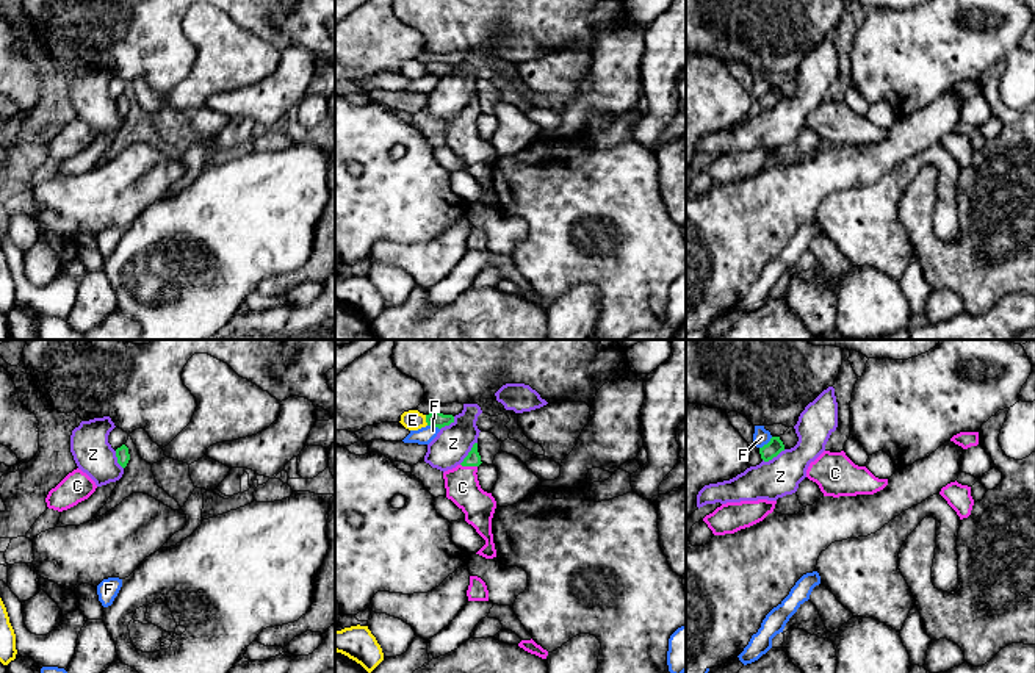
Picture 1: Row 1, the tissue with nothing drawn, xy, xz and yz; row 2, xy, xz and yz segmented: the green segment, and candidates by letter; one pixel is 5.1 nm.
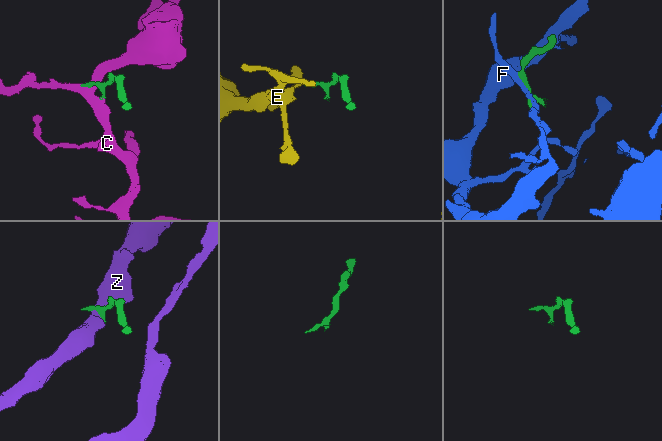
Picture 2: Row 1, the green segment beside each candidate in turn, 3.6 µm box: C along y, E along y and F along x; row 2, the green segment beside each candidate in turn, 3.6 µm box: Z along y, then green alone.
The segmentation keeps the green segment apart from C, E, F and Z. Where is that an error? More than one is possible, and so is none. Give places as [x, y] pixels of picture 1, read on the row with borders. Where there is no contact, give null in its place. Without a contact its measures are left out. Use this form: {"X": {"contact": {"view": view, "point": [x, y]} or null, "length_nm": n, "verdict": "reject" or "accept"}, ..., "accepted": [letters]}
{"C": {"contact": {"view": "xz", "point": [468, 465]}, "length_nm": 90, "verdict": "accept"}, "E": {"contact": {"view": "xz", "point": [426, 420]}, "length_nm": 60, "verdict": "reject"}, "F": {"contact": {"view": "yz", "point": [768, 443]}, "length_nm": 90, "verdict": "reject"}, "Z": {"contact": {"view": "xz", "point": [468, 453]}, "length_nm": 150, "verdict": "reject"}, "accepted": ["C"]}

